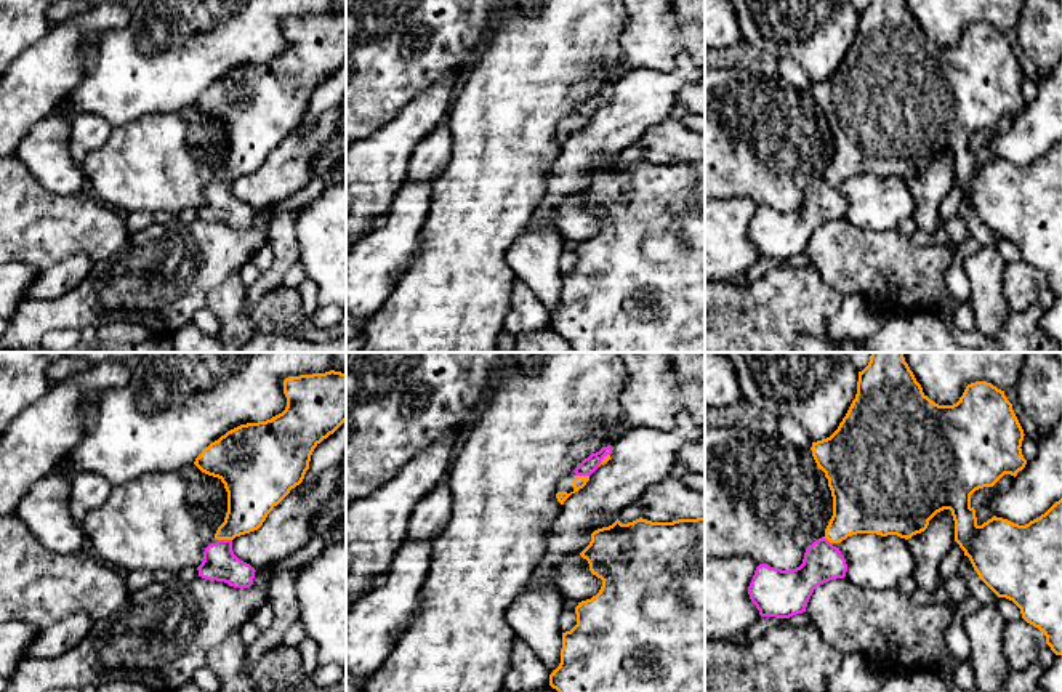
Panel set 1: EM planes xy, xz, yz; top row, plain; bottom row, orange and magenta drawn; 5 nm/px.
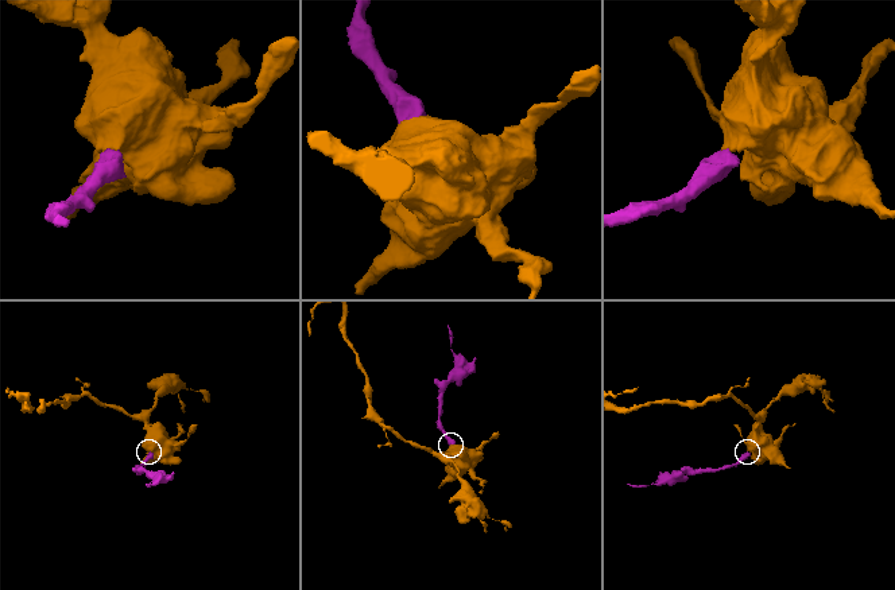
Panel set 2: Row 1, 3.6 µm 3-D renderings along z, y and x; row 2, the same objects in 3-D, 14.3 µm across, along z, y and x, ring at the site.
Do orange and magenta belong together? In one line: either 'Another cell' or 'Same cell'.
Same cell

